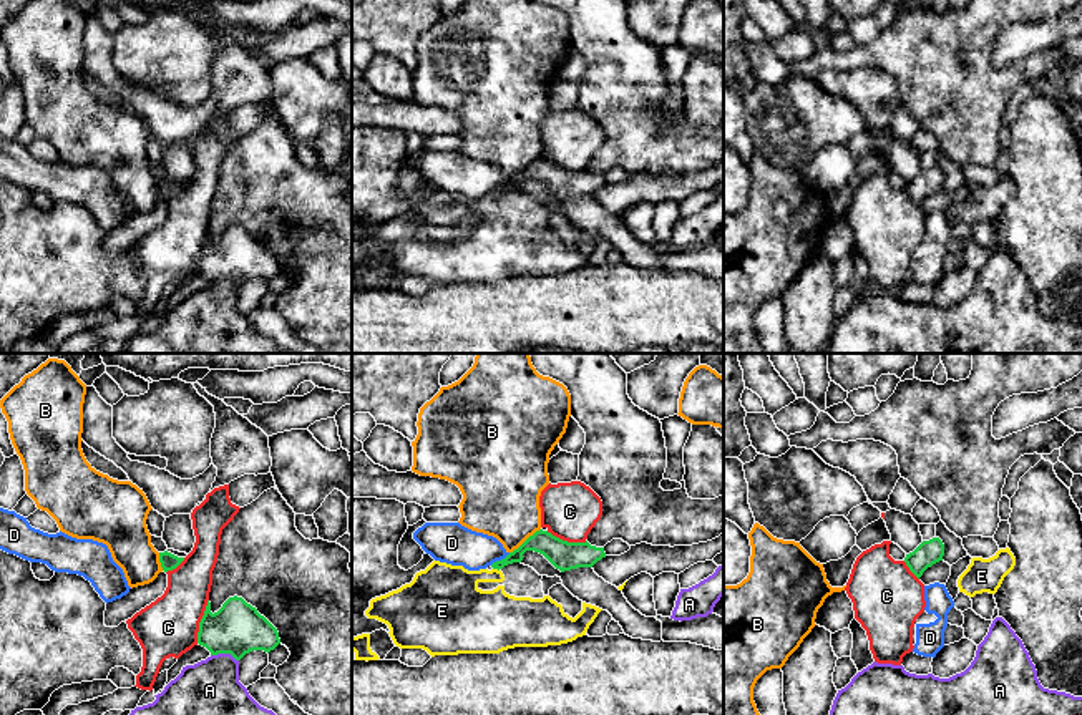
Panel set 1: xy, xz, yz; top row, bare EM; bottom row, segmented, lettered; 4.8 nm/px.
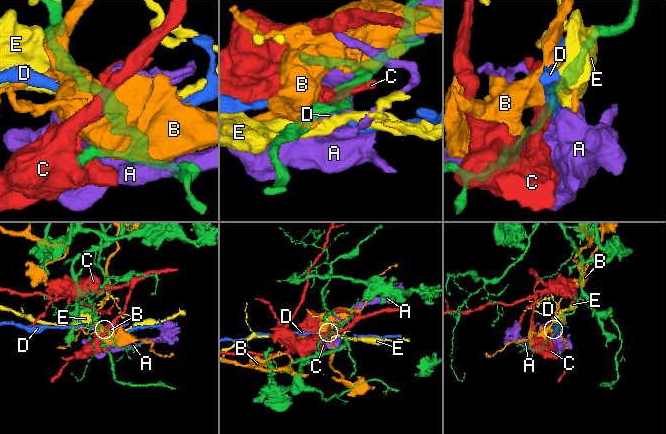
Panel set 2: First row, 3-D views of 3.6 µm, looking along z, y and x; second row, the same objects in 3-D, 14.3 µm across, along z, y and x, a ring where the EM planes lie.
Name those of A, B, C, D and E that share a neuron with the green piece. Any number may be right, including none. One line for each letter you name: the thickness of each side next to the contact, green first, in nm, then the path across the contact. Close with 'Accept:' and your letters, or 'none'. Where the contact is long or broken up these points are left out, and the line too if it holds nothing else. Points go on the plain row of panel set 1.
Accept: none

